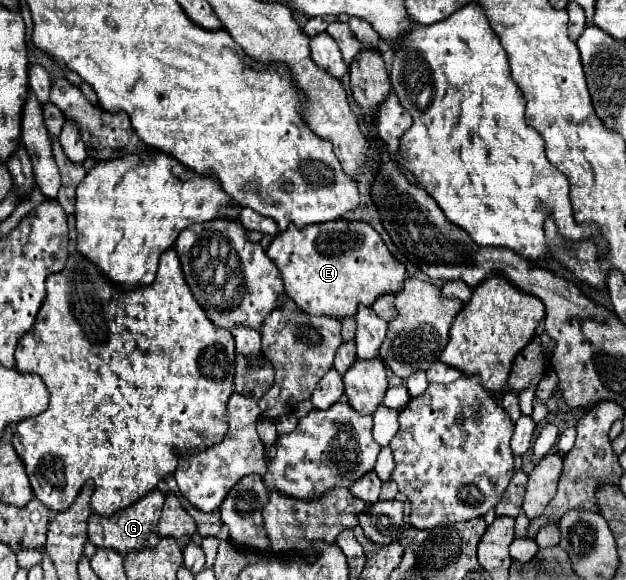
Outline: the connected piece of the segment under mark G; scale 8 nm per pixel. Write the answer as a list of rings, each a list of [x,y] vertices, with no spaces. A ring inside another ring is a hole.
[[[152,490],[146,496],[142,496],[136,504],[122,508],[112,516],[100,516],[94,512],[88,520],[88,540],[98,548],[112,548],[120,554],[126,554],[130,550],[154,548],[158,544],[156,524],[162,512],[162,504],[164,504],[164,494],[160,490]]]

